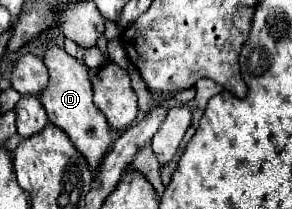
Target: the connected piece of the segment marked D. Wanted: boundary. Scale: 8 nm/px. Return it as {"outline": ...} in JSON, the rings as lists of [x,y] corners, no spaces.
{"outline":[[[50,46],[44,52],[44,64],[50,72],[50,80],[48,80],[48,86],[40,94],[40,100],[44,104],[44,110],[48,112],[48,120],[52,124],[56,124],[58,128],[62,128],[70,136],[74,146],[88,160],[90,168],[96,170],[96,166],[102,162],[102,158],[108,150],[112,132],[110,132],[106,118],[102,116],[102,112],[98,112],[98,108],[92,102],[92,86],[90,86],[88,66],[78,62],[74,56],[70,56],[60,46]]]}

